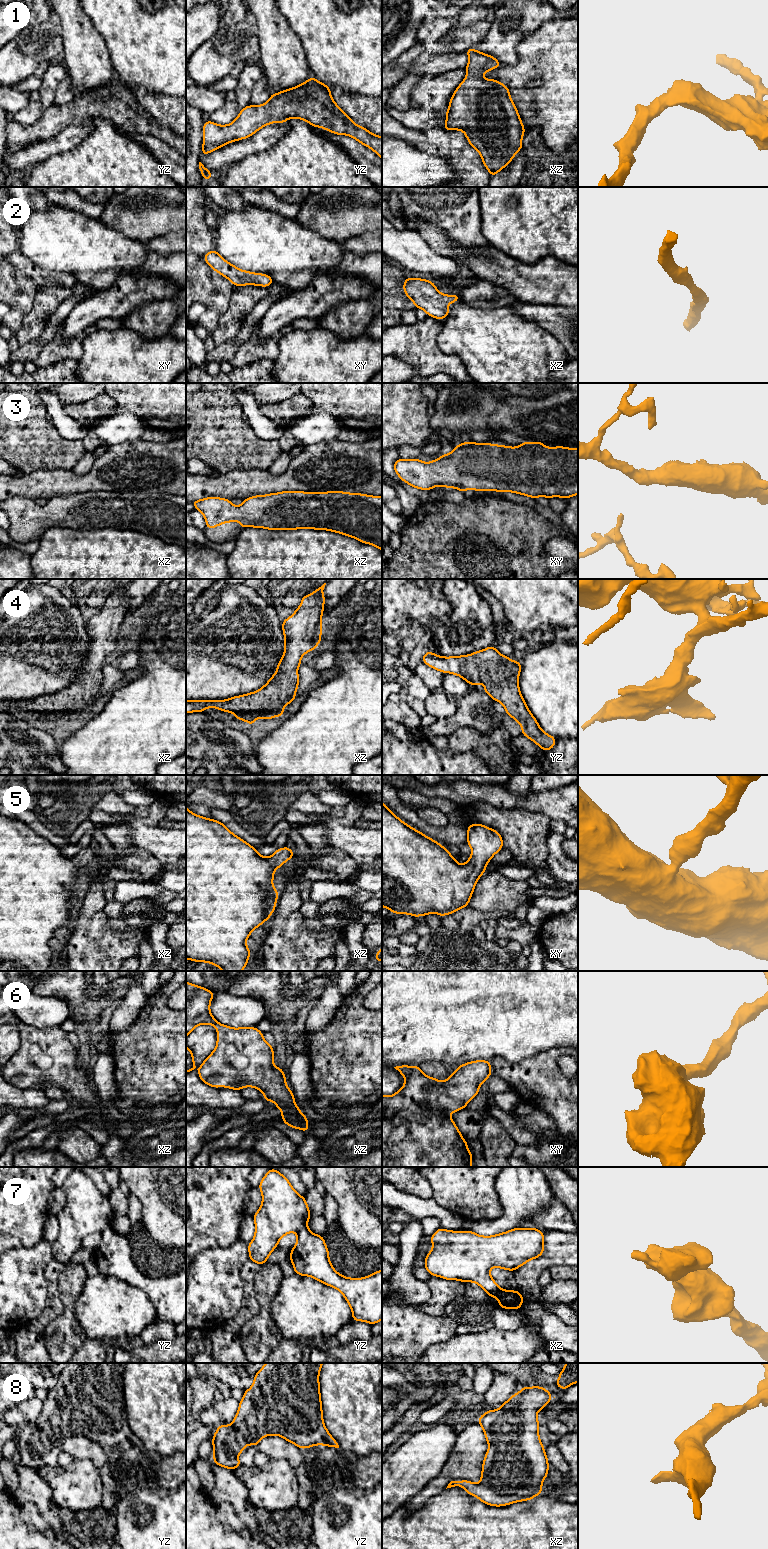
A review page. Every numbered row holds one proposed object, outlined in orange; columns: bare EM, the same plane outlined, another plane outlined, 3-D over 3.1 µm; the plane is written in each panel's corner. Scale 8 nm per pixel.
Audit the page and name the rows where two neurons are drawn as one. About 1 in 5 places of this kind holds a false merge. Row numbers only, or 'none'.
none

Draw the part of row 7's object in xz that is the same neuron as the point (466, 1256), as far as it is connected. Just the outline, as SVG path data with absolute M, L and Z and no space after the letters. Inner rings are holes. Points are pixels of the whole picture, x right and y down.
M439 1228L430 1240L433 1244L425 1258L424 1268L432 1276L446 1280L459 1280L464 1283L475 1282L488 1296L499 1300L499 1307L519 1310L525 1299L518 1290L508 1291L500 1288L490 1275L492 1267L515 1271L529 1260L544 1253L544 1233L537 1228L514 1228L493 1236L481 1236L473 1231L451 1231Z

